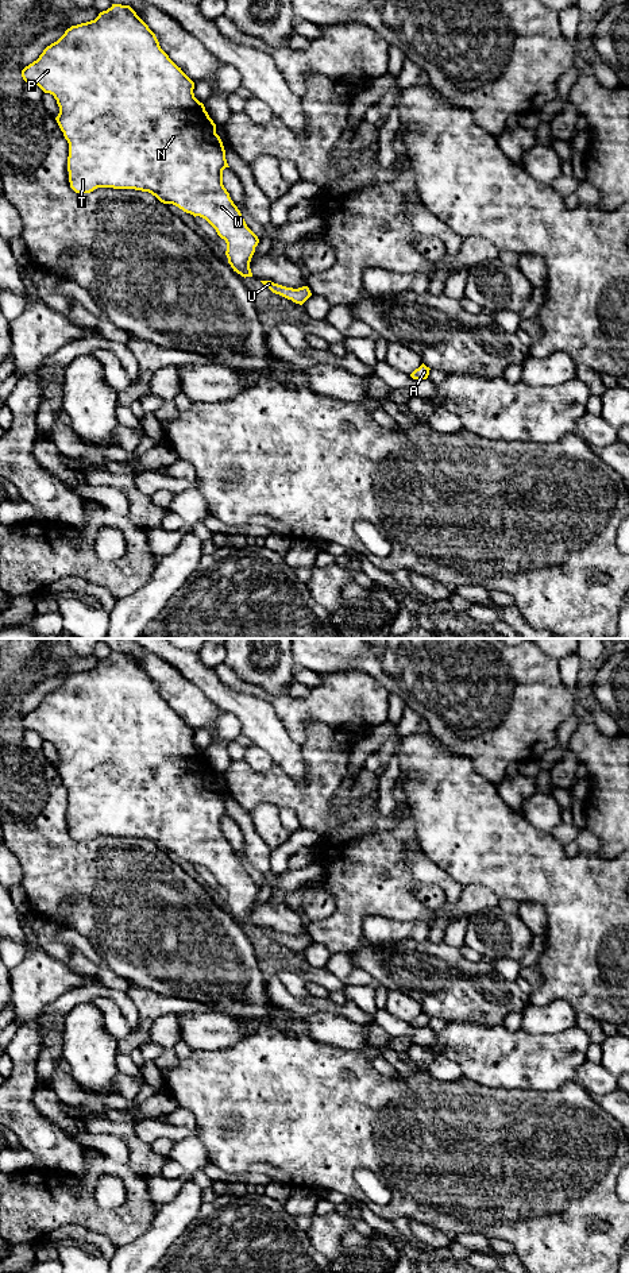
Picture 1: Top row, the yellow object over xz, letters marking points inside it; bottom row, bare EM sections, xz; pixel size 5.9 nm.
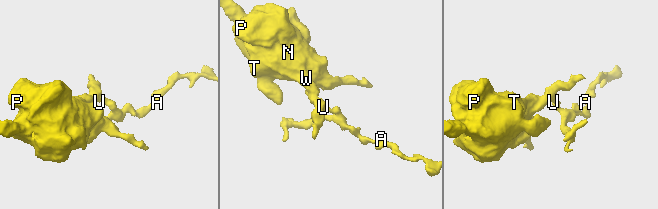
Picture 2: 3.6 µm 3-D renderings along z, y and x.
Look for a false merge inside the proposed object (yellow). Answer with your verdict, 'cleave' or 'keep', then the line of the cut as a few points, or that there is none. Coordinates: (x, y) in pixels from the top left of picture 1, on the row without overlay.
keep | no cut

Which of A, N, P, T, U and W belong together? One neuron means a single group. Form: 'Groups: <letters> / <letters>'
Groups: A N P T U W

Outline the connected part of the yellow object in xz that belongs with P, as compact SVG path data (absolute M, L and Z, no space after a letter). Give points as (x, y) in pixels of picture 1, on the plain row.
M112 652L111 656L99 661L94 668L72 674L54 691L47 694L36 709L22 718L26 730L36 732L45 741L50 741L57 748L59 761L55 765L65 787L69 791L67 819L70 836L76 841L90 841L97 836L135 837L148 840L163 852L173 852L186 861L205 867L225 888L228 911L242 925L252 925L250 910L259 891L258 884L247 875L240 859L234 852L229 841L223 833L223 818L229 815L225 807L225 798L220 784L216 782L216 772L209 765L202 751L193 741L194 730L178 715L161 697L155 682L136 663L130 653Z

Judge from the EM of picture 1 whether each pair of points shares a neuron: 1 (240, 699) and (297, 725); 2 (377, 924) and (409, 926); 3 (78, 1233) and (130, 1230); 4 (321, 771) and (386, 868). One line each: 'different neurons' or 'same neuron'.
1: different neurons
2: same neuron
3: different neurons
4: same neuron

